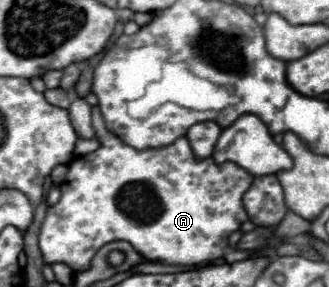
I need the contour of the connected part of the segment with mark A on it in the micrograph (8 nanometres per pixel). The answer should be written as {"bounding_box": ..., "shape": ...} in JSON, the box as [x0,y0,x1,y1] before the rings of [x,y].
{"bounding_box":[40,107,254,271],"shape":[[[92,107],[92,127],[100,147],[84,157],[70,161],[68,177],[60,185],[60,201],[48,209],[40,229],[40,251],[46,263],[66,263],[72,271],[84,271],[90,267],[94,253],[110,241],[130,241],[148,261],[164,261],[172,265],[202,267],[224,255],[228,235],[234,233],[246,219],[242,207],[242,195],[252,185],[254,177],[236,163],[216,165],[212,157],[198,159],[186,137],[176,139],[172,145],[138,151],[124,145],[116,135],[108,133],[100,115],[100,109]]]}

